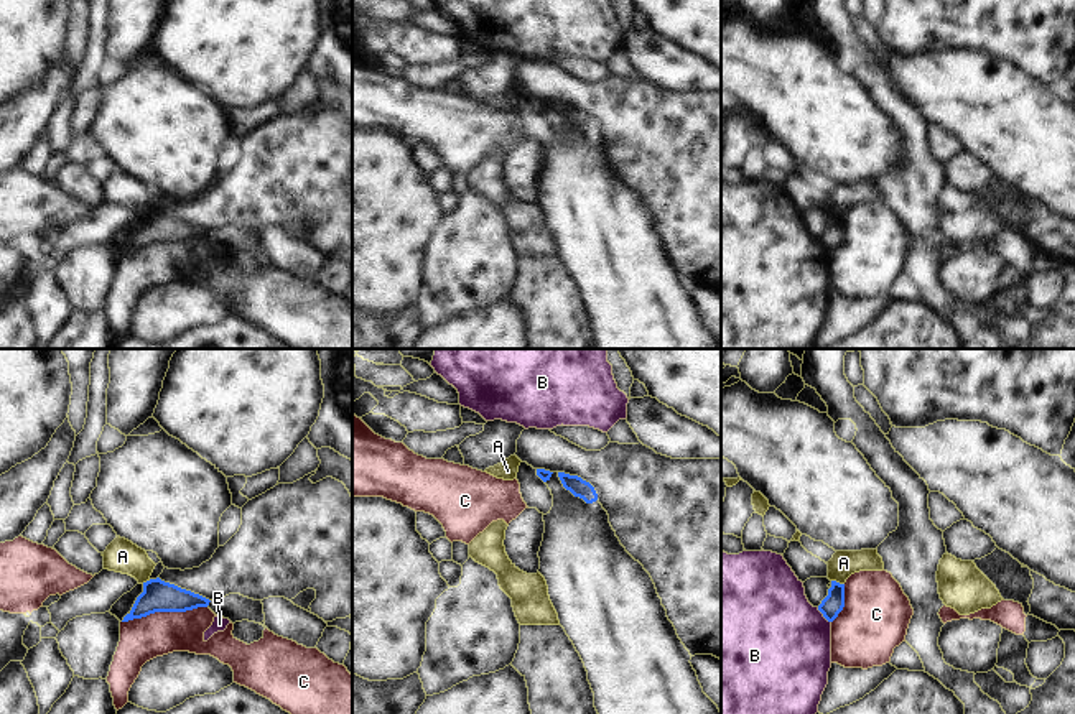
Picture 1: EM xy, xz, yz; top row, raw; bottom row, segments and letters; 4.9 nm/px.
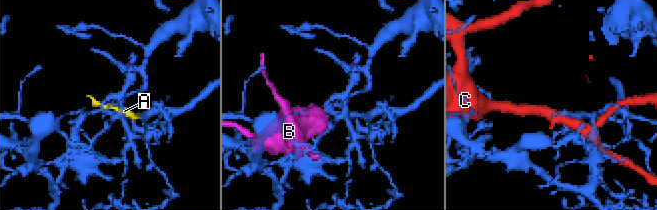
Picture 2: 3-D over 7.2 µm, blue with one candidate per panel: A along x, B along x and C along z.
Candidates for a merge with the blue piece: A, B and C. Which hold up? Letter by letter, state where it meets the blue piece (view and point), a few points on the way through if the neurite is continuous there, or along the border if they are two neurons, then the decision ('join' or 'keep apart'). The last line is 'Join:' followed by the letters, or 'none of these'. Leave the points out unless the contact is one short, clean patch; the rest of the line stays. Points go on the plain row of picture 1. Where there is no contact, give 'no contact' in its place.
A: contact yz (838, 214); border yz (832, 211), (843, 216); keep apart
B: contact yz (823, 247); keep apart
C: contact xy (163, 242); keep apart
Join: none of these

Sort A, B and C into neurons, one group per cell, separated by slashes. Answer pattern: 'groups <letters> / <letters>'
groups A / B / C

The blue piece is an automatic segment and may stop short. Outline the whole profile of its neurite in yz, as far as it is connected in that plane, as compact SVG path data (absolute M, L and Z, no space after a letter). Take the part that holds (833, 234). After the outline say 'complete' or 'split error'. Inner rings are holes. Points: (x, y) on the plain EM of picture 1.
M831 212L828 227L818 237L818 242L828 253L833 253L845 239L845 216Z | complete

